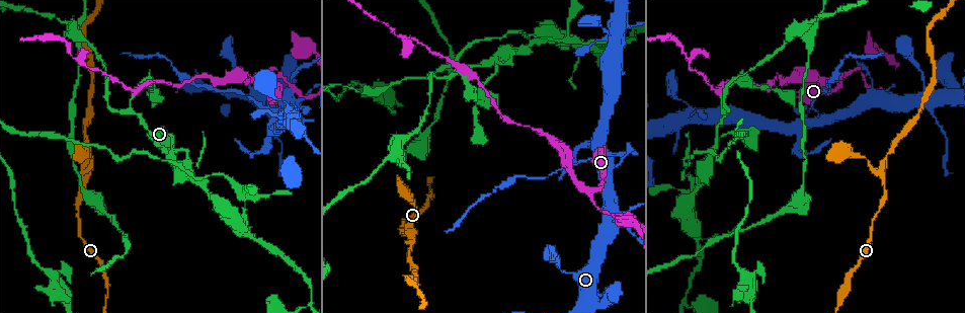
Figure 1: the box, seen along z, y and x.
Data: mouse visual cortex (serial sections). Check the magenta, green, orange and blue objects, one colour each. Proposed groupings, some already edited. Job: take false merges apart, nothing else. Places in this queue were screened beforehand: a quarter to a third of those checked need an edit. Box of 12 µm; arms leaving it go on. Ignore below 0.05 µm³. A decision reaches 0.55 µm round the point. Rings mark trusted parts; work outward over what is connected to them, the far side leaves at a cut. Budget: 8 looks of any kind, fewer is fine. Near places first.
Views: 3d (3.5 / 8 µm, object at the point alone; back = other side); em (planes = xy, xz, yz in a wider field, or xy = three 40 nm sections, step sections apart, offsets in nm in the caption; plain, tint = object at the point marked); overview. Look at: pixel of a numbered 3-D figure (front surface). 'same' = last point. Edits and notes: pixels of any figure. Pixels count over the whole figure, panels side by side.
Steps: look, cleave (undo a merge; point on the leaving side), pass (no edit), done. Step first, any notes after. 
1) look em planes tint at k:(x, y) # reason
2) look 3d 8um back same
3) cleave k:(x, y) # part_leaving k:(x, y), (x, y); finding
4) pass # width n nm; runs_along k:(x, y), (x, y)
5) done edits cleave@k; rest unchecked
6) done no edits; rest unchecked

look 3d 3.5um at 1:(170, 150) # abrupt turn

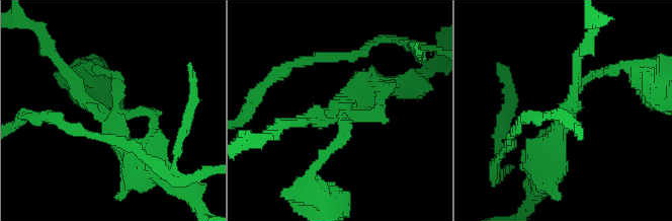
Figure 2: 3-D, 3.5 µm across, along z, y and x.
look em xy step 3 tint at 2:(345, 115) # now the EM

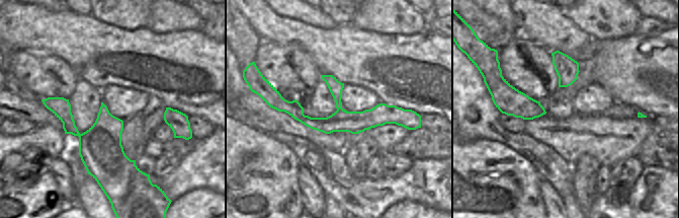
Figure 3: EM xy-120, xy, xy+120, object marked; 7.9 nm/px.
pass # runs_along 2:(606, 70), (575, 92), (541, 167); all the same cell

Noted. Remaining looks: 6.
look em planes tint at 1:(454, 74) # thin neck

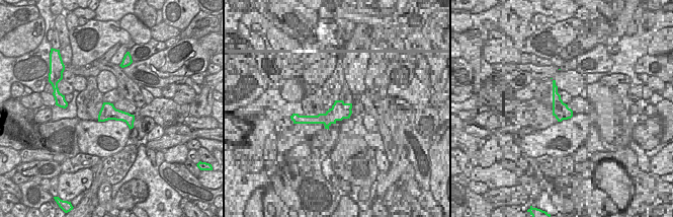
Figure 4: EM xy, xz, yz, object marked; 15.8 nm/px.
look 3d 3.5um same

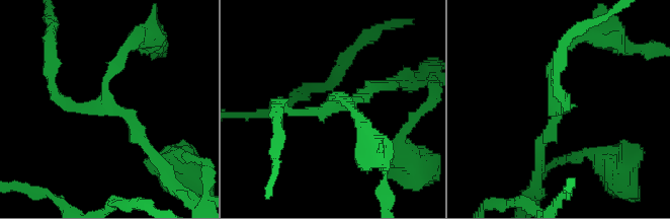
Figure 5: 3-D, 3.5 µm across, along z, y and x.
pass # arms 3; arm_widths 150, 150, 150 nm; runs_along 5:(151, 151), (123, 111), (70, 107), (52, 88); one cell here

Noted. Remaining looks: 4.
look 3d 3.5um back at 1:(398, 154) # sudden change in width

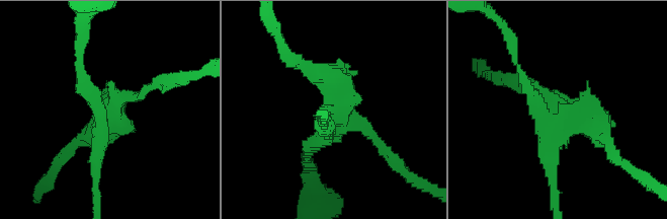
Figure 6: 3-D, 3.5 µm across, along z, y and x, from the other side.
look em xy step 1 tint at 6:(564, 118)

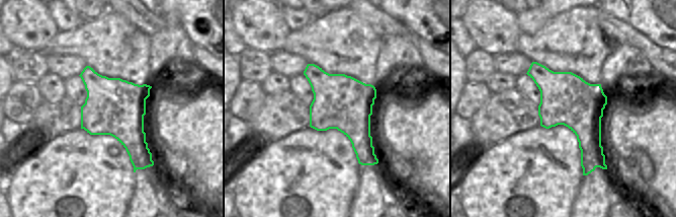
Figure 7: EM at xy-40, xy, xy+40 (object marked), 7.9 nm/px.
cleave 6:(87, 90) # part_leaving 6:(102, 120), (96, 157), (96, 210); two cells meet here

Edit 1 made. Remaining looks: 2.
done edits cleave@6; rest unchecked

